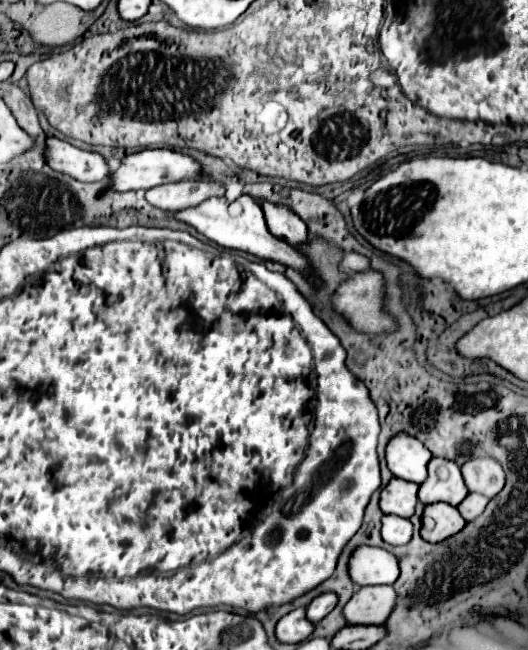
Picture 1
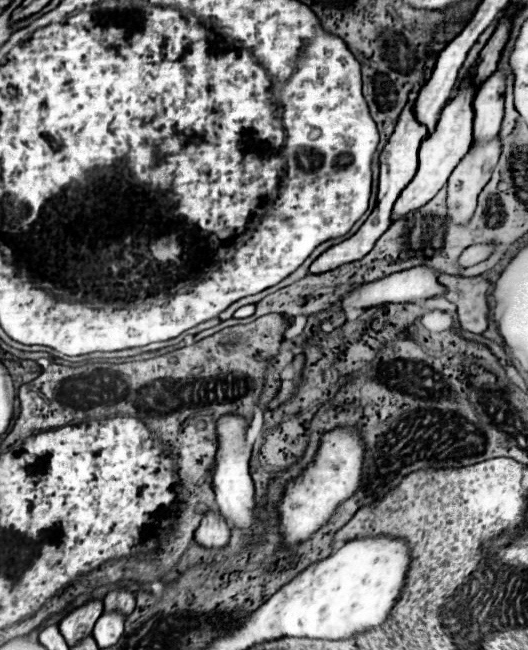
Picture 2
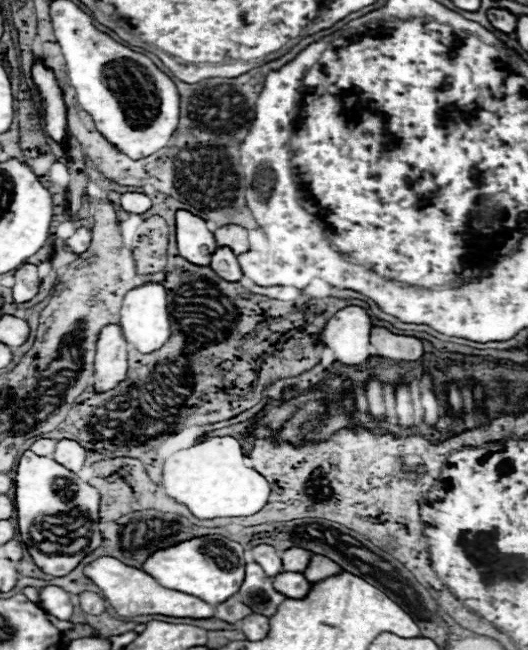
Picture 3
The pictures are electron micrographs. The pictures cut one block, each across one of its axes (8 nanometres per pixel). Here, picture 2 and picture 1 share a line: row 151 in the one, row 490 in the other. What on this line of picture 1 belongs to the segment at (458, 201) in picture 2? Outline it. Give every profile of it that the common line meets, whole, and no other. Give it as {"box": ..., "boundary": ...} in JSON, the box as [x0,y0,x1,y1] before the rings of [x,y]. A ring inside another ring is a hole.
{"box":[462,456,506,498],"boundary":[[[490,456],[470,458],[462,464],[462,474],[470,492],[478,492],[488,498],[494,498],[506,484],[506,472],[502,464]]]}

